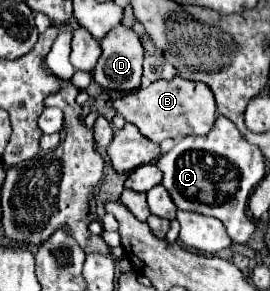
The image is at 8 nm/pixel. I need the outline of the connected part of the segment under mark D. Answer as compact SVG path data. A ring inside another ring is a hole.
M116 25L102 41L102 55L94 67L94 81L110 91L134 91L140 87L144 47L138 35Z

